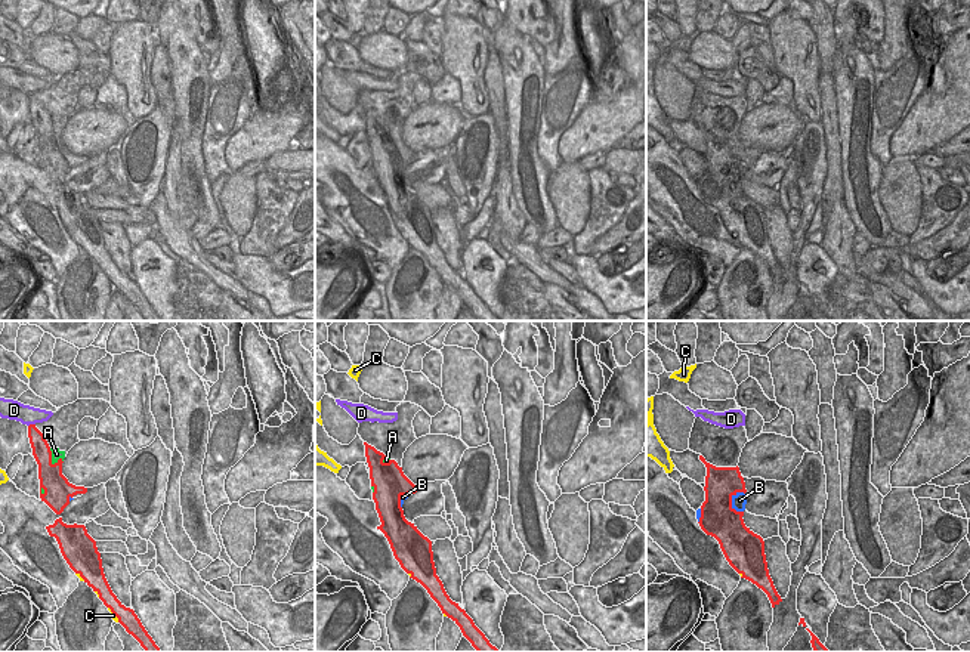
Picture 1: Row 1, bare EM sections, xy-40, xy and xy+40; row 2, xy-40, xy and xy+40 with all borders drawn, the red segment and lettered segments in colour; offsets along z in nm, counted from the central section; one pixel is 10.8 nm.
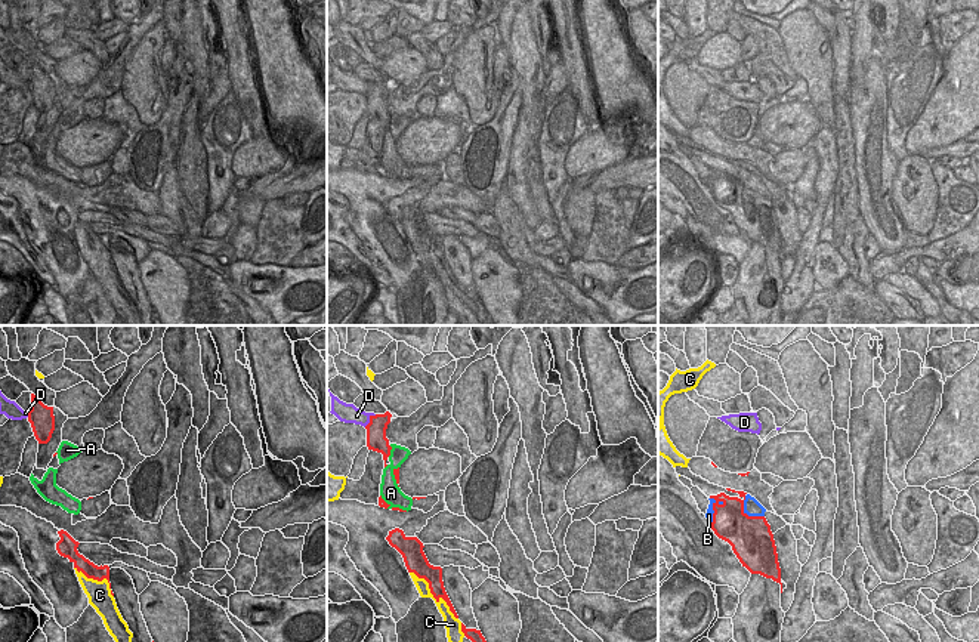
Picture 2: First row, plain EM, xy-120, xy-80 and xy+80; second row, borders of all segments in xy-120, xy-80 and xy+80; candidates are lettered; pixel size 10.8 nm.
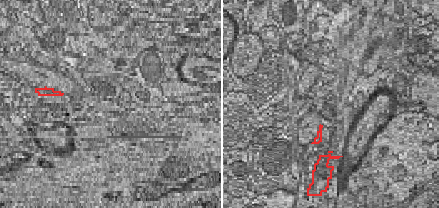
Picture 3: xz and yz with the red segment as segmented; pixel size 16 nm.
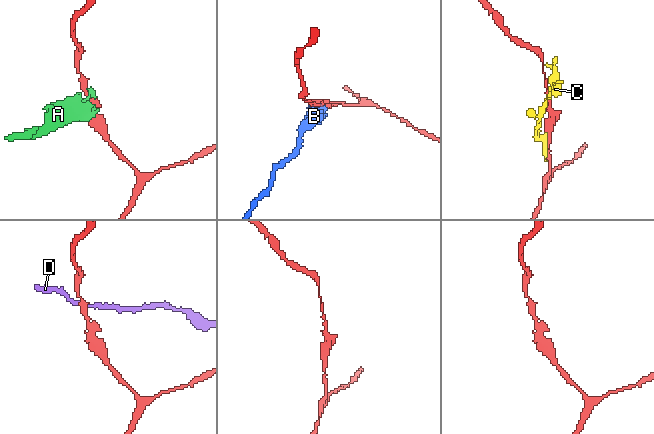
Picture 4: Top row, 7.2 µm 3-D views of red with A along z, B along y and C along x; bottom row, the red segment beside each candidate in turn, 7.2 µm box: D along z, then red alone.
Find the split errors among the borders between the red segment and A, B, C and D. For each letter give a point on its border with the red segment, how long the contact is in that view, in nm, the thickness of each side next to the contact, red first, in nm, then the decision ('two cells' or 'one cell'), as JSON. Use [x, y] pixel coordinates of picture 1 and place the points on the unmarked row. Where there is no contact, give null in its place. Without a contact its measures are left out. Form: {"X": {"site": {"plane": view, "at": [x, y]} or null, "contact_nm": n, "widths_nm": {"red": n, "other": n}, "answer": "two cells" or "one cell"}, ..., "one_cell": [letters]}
{"A": {"site": {"plane": "xy-40", "at": [51, 129]}, "contact_nm": 220, "widths_nm": {"red": 280, "other": 120}, "answer": "two cells"}, "B": {"site": {"plane": "xy+40", "at": [731, 173]}, "contact_nm": 240, "widths_nm": {"red": 380, "other": 160}, "answer": "two cells"}, "C": {"site": {"plane": "xy-40", "at": [113, 281]}, "contact_nm": 220, "widths_nm": {"red": 200, "other": 50}, "answer": "two cells"}, "D": {"site": {"plane": "xy-40", "at": [31, 93]}, "contact_nm": 90, "widths_nm": {"red": 180, "other": 220}, "answer": "two cells"}, "one_cell": []}

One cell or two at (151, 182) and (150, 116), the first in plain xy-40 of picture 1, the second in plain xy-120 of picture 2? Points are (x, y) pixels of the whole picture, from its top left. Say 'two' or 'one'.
two

